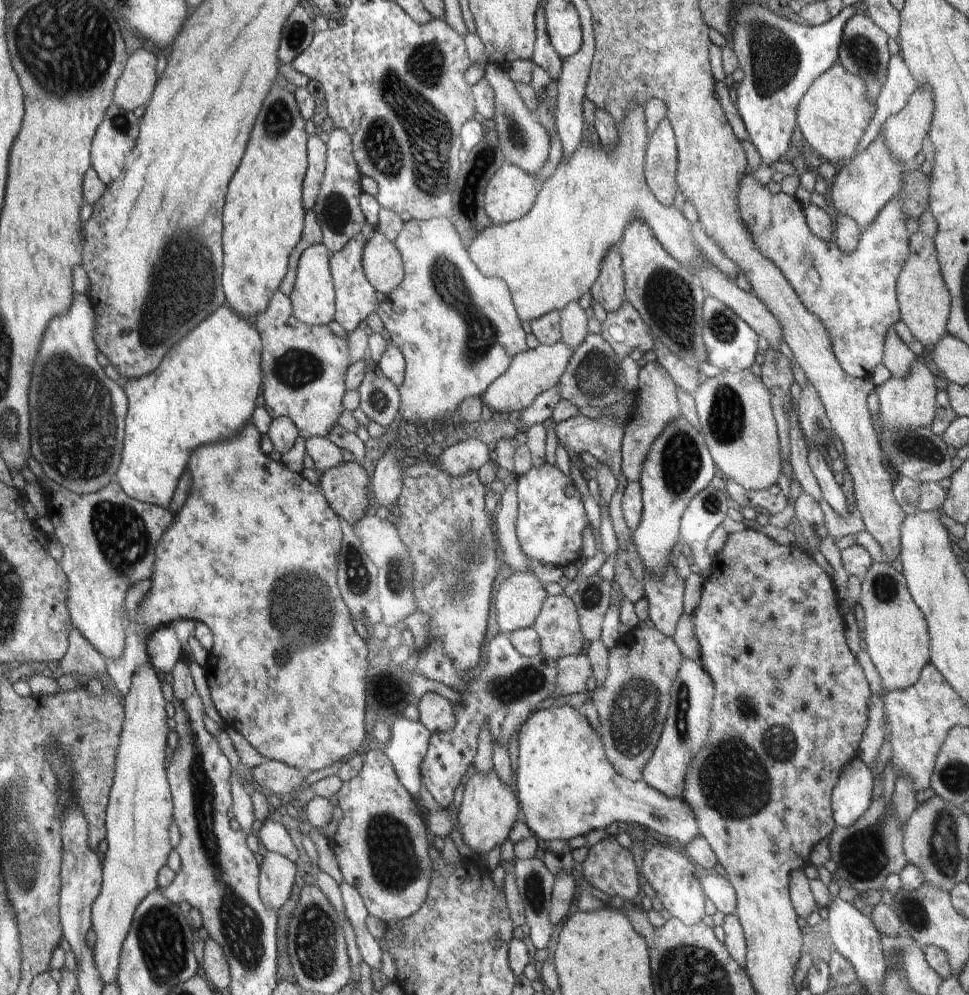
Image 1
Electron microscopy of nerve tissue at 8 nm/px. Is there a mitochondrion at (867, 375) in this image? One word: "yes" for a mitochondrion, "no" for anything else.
no

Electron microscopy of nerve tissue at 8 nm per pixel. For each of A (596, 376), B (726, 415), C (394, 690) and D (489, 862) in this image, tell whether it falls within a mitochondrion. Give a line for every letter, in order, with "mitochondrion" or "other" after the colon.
A: mitochondrion
B: mitochondrion
C: mitochondrion
D: other

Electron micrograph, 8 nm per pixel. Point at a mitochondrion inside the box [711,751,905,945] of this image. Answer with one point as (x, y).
(866, 852)

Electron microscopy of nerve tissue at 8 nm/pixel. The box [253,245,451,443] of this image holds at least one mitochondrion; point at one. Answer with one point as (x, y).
(295, 369)

